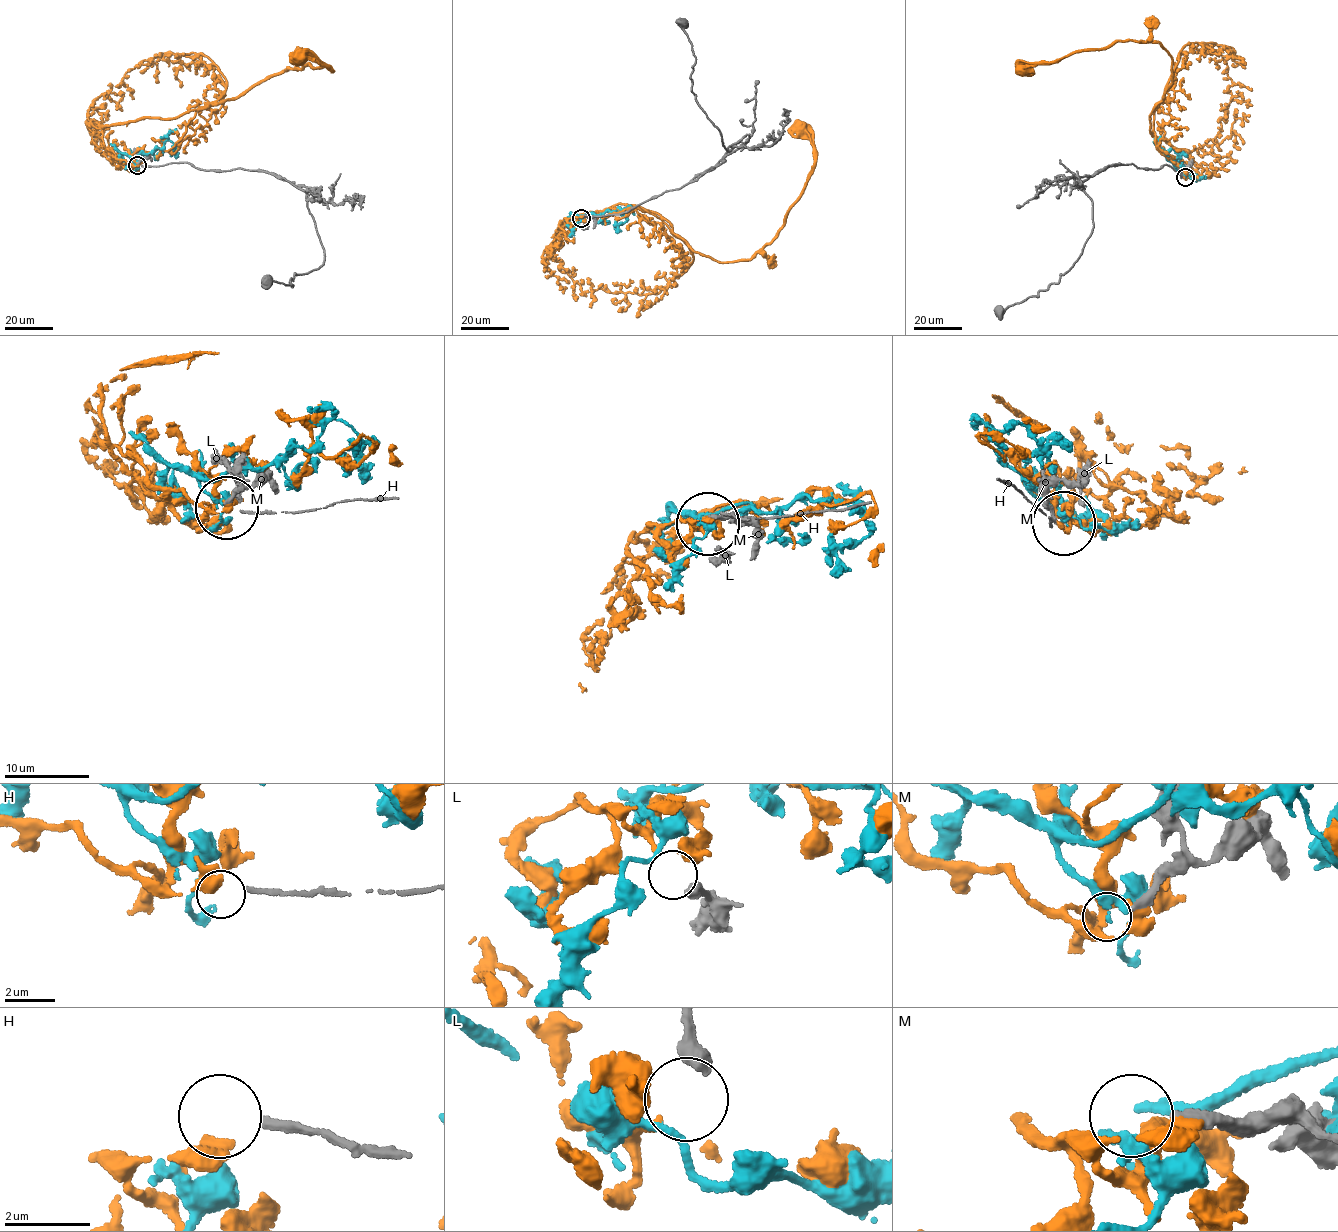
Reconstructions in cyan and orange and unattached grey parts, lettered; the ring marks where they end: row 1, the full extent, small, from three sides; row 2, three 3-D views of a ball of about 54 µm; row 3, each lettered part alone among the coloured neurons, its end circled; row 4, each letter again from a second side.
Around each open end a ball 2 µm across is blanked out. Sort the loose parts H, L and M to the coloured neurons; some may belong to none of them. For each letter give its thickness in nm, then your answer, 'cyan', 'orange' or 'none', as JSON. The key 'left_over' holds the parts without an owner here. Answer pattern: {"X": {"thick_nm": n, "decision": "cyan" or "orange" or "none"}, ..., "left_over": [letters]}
{"H": {"thick_nm": 220, "decision": "none"}, "L": {"thick_nm": 440, "decision": "none"}, "M": {"thick_nm": 280, "decision": "none"}, "left_over": ["H", "L", "M"]}

